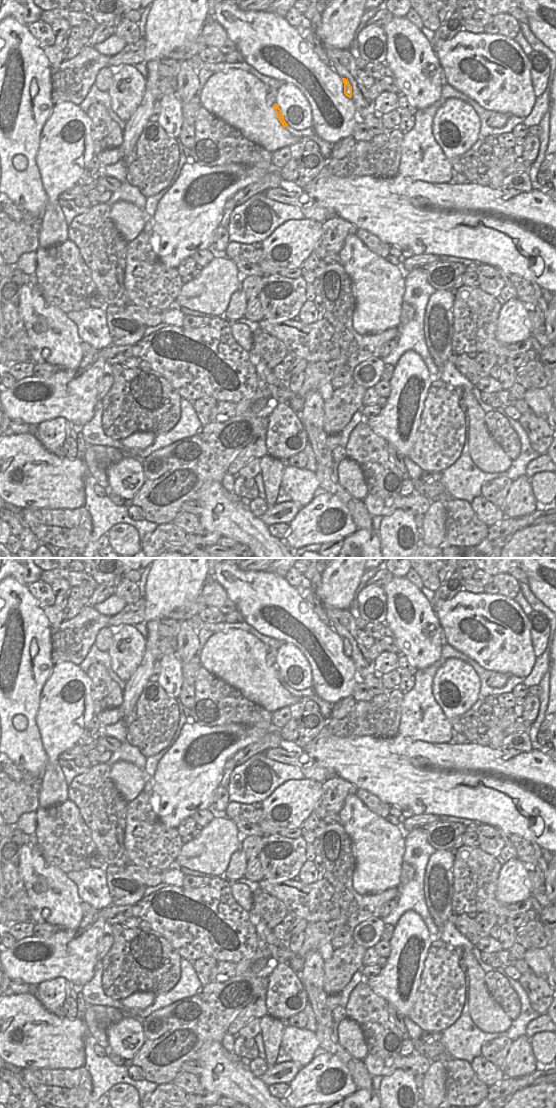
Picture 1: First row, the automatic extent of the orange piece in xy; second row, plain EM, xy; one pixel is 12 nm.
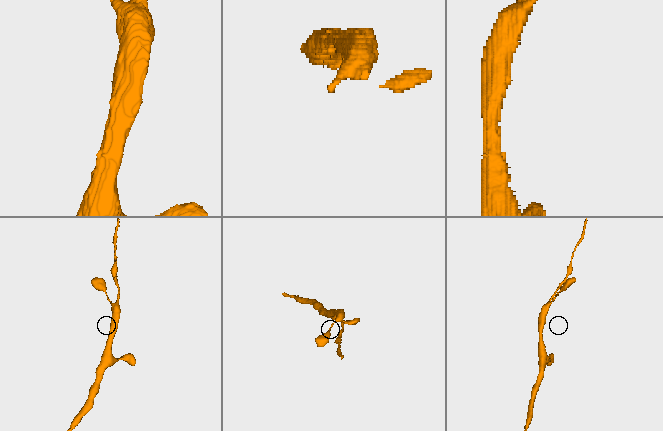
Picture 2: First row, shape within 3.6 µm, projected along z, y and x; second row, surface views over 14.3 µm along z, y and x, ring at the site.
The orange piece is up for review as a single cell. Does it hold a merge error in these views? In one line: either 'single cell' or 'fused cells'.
single cell

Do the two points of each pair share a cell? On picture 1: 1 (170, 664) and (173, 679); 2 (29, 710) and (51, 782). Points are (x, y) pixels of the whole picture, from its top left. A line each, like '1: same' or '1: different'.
1: same
2: different

